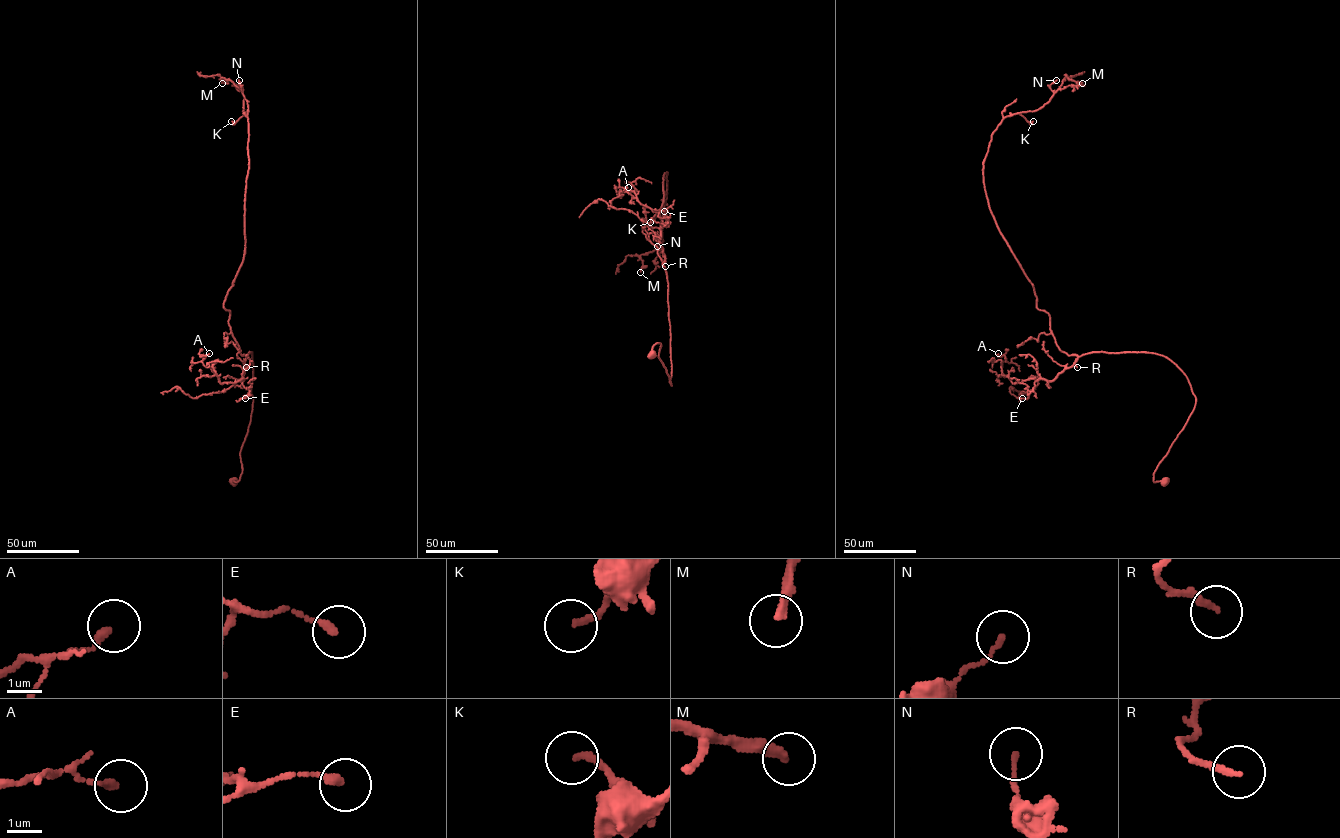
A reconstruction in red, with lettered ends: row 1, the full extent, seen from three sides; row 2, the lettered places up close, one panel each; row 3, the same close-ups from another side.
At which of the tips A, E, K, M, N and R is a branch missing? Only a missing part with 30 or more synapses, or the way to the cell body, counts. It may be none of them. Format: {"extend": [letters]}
{"extend": ["K", "M"]}

